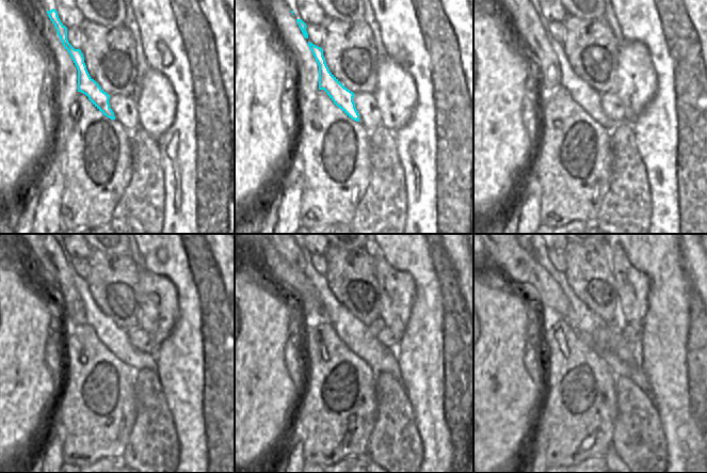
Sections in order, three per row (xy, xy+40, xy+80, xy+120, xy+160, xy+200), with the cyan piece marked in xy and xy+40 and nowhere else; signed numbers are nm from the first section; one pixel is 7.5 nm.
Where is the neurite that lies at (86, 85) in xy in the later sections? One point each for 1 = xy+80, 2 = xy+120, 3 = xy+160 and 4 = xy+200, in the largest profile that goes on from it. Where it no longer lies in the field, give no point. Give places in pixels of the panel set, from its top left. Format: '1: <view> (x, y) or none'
1: xy+80 (589, 99)
2: xy+120 (114, 339)
3: xy+160 (359, 339)
4: xy+200 (584, 322)

